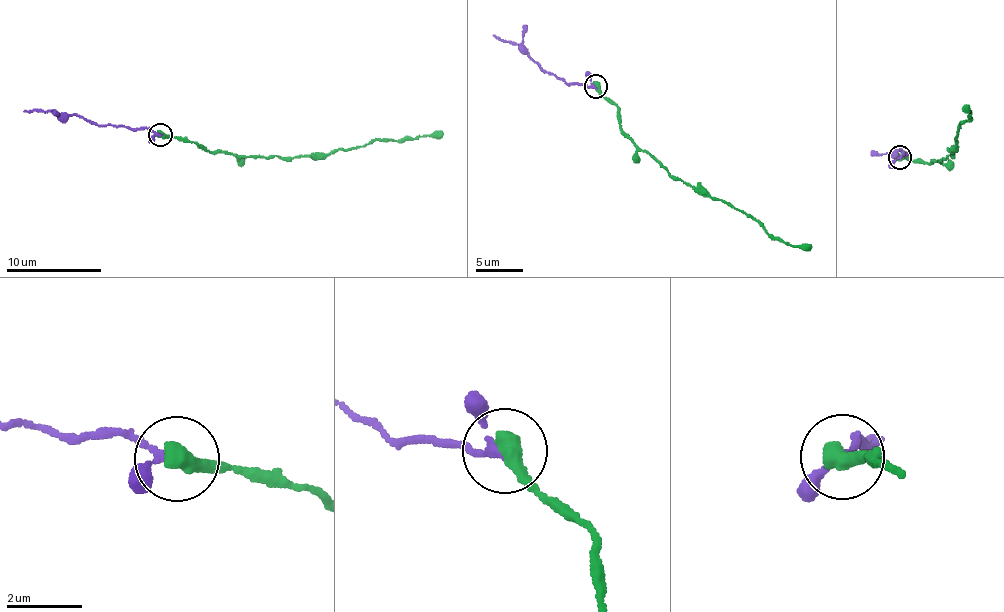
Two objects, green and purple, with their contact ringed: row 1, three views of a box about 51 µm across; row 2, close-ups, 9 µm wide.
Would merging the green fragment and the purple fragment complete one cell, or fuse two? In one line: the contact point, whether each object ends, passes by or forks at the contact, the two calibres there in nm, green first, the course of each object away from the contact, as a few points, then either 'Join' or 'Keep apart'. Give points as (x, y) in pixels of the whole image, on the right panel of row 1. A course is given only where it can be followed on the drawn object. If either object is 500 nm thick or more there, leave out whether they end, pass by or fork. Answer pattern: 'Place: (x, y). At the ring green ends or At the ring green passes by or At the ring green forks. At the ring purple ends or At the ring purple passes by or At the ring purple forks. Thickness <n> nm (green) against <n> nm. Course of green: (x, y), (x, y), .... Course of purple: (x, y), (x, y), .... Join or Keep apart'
Place: (899, 157). Thickness 550 nm (green) against 170 nm. Course of green: (899, 156), (928, 163), (951, 156), (956, 133), (969, 121), (970, 110), (962, 110). Course of purple: (899, 156), (908, 152), (907, 156), (900, 149), (891, 150), (896, 151), (892, 154). Join

